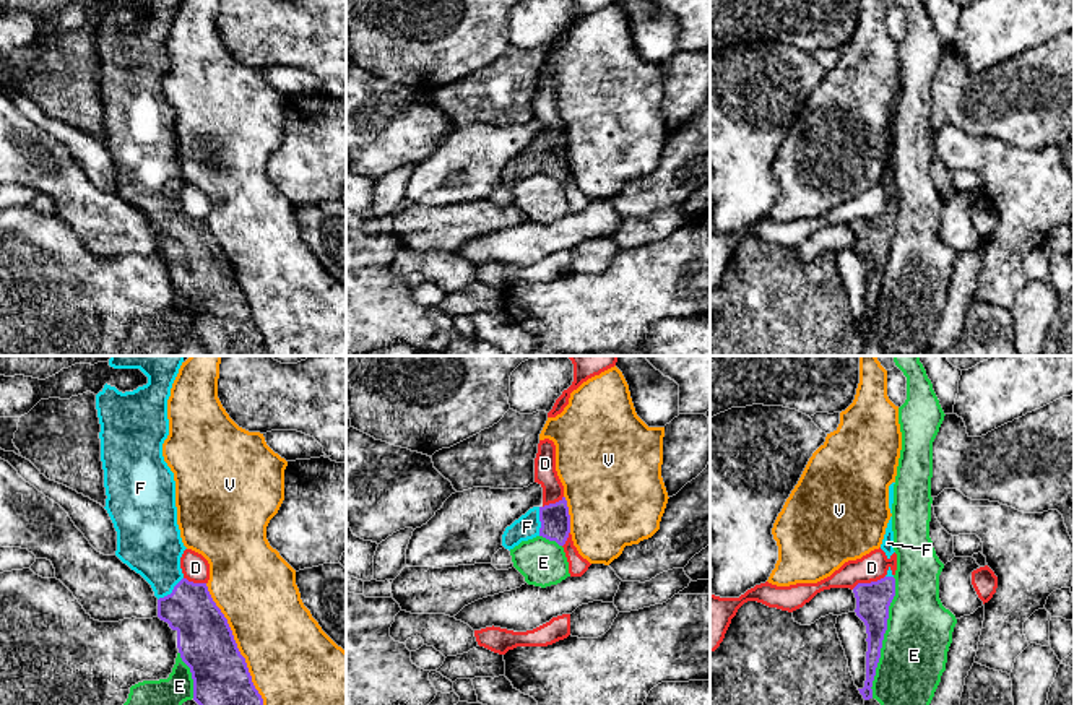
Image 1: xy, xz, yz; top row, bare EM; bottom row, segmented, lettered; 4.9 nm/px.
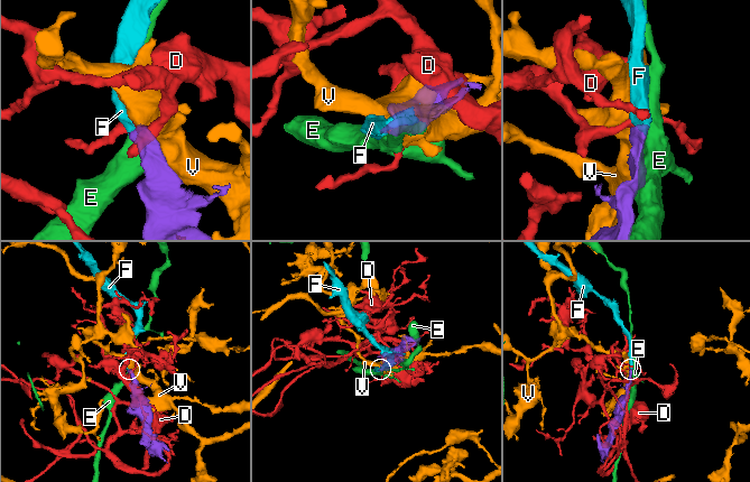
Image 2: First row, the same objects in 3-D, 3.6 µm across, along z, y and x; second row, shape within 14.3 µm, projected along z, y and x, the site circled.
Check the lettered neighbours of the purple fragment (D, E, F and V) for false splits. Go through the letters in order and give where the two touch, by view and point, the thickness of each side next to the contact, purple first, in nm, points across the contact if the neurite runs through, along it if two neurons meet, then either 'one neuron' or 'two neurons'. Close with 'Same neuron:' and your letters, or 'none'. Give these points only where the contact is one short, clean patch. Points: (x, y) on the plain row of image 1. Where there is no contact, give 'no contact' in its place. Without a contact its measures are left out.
D: contact yz (868, 220); calibres 170 and 140 nm; two neurons
E: contact yz (883, 273); calibres 170 and 320 nm; two neurons
F: contact xy (173, 228); calibres 260 and 300 nm; way xy (202, 265), (197, 254), (173, 228), (151, 182); one neuron
V: contact xy (239, 288); calibres 300 and 420 nm; two neurons
Same neuron: F

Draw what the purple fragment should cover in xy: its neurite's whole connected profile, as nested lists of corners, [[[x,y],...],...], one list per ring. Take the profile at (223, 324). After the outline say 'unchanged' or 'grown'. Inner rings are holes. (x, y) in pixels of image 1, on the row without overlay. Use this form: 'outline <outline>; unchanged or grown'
outline [[[109,0],[114,5],[140,5],[148,19],[133,28],[119,28],[104,21],[96,31],[96,45],[101,60],[101,97],[104,106],[106,146],[117,167],[115,192],[140,210],[158,234],[158,253],[177,268],[177,284],[182,297],[190,304],[193,336],[208,349],[210,356],[271,356],[263,335],[252,318],[245,294],[240,291],[232,266],[221,245],[213,237],[206,219],[188,218],[180,205],[180,193],[187,185],[180,174],[175,143],[174,109],[162,93],[162,80],[169,71],[167,36],[182,0]]]; grown

